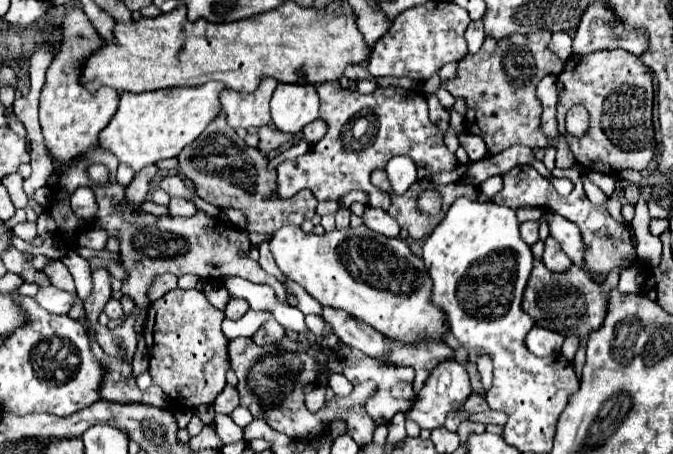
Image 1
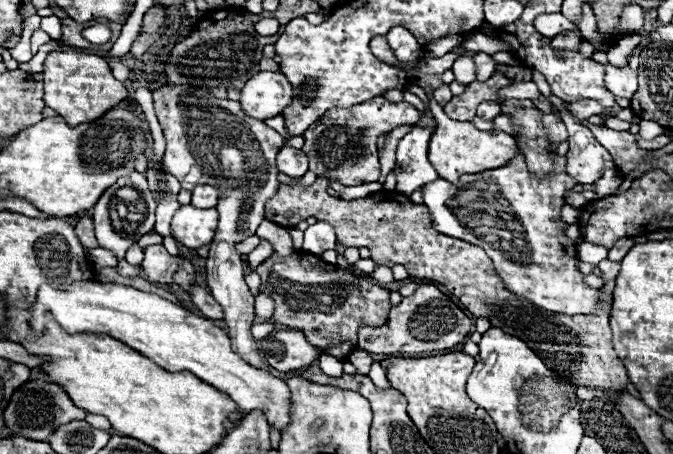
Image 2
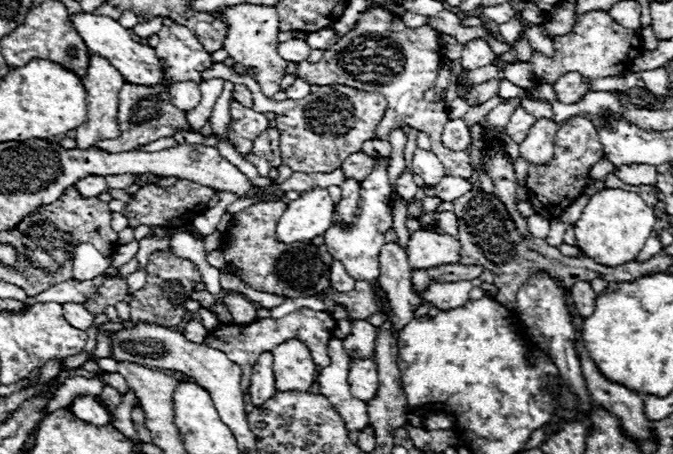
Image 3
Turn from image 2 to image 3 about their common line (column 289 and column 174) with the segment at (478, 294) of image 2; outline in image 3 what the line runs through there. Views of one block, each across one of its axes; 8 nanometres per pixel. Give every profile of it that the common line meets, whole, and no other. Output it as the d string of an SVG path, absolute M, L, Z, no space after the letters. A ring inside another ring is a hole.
M178 180L174 186L168 188L158 188L158 186L144 186L140 188L130 202L124 204L122 214L128 218L128 226L136 228L140 224L148 226L166 226L166 228L178 228L186 226L186 210L200 214L206 210L208 200L216 194L216 190L208 186L200 186L192 180Z

